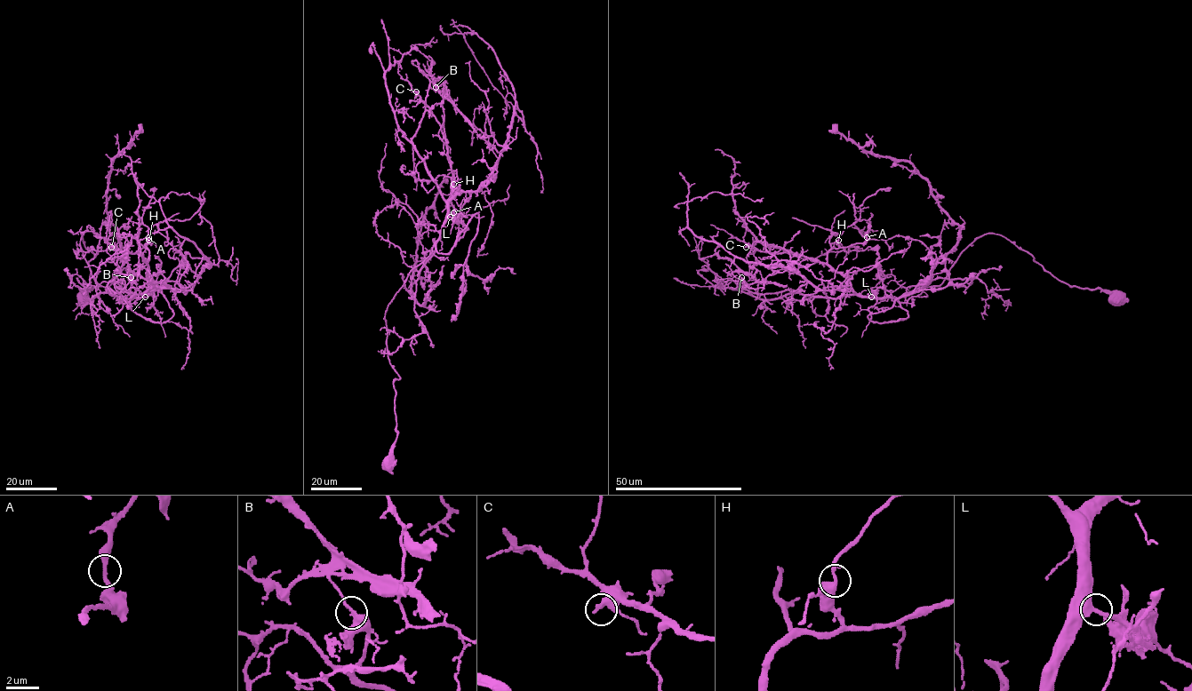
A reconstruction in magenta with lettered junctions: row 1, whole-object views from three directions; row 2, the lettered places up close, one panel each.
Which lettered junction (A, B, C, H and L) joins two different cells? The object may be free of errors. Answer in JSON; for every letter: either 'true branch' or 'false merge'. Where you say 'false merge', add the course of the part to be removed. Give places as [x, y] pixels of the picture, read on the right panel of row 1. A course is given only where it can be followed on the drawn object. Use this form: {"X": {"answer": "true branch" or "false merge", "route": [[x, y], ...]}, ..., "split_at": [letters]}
{"A": {"answer": "true branch"}, "B": {"answer": "false merge", "route": [[740, 277], [738, 273], [748, 272], [757, 281], [748, 286], [732, 288], [735, 289]]}, "C": {"answer": "true branch"}, "H": {"answer": "true branch"}, "L": {"answer": "true branch"}, "split_at": ["B"]}

